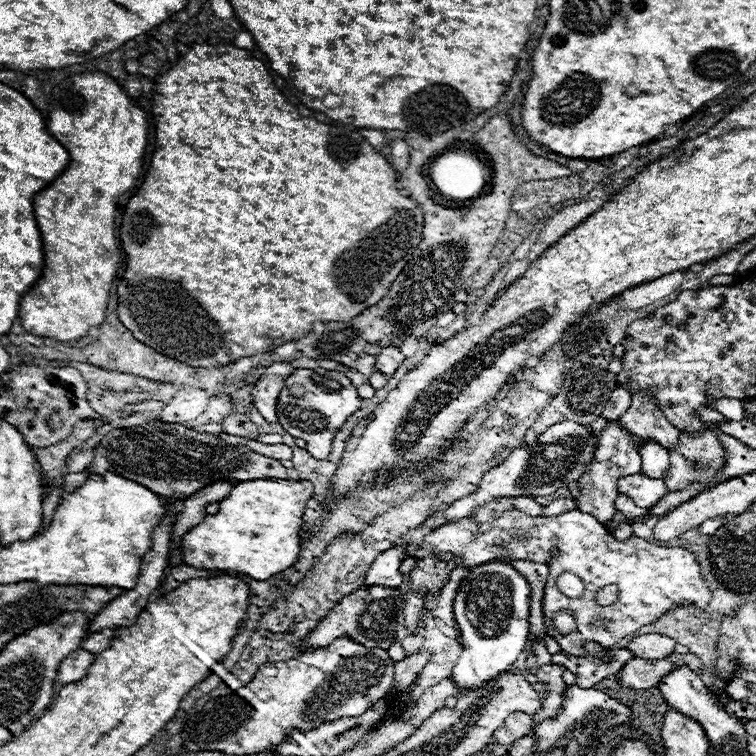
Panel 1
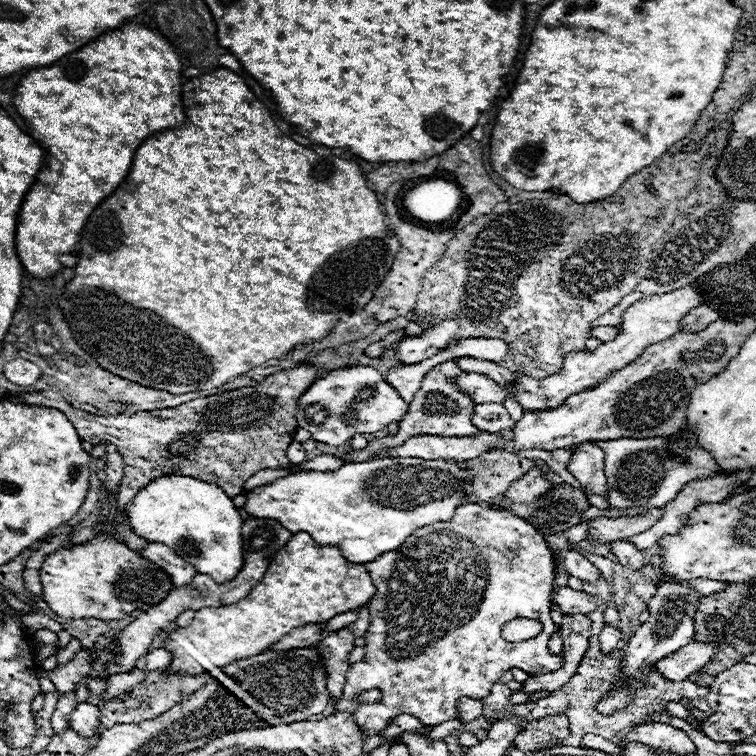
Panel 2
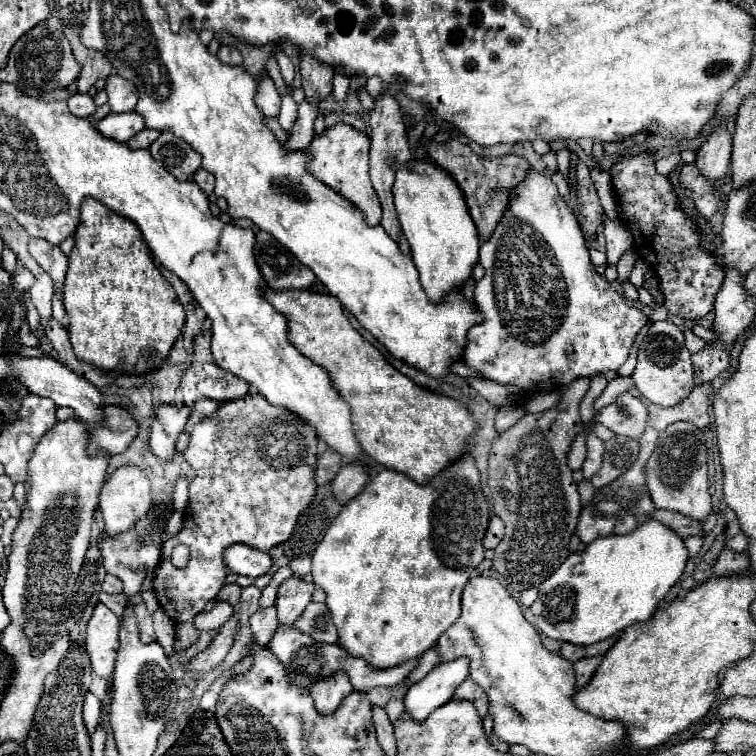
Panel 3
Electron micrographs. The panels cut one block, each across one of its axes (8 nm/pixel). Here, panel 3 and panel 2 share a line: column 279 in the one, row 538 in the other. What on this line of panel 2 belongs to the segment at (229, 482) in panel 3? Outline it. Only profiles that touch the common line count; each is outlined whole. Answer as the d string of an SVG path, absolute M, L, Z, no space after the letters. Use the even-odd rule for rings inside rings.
M460 504L448 522L434 522L426 528L418 528L398 550L384 552L364 566L376 586L376 594L368 602L372 622L364 634L364 662L368 666L350 666L344 696L336 700L336 710L350 710L368 736L386 728L386 722L398 714L412 714L424 726L454 720L458 714L458 698L470 696L482 700L488 696L492 684L510 668L520 668L530 676L562 668L562 654L552 654L548 650L548 642L556 632L556 624L550 618L556 558L544 536L512 512L486 504ZM514 618L534 618L542 622L544 630L536 638L508 642L502 638L502 626ZM366 690L378 690L382 694L380 702L358 702L356 696Z

